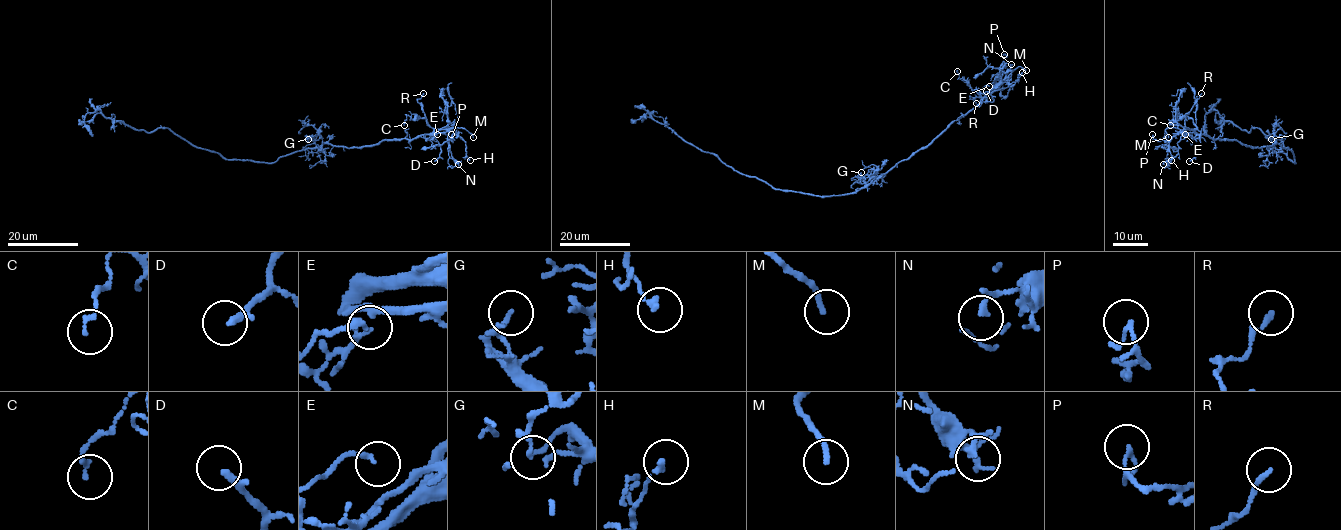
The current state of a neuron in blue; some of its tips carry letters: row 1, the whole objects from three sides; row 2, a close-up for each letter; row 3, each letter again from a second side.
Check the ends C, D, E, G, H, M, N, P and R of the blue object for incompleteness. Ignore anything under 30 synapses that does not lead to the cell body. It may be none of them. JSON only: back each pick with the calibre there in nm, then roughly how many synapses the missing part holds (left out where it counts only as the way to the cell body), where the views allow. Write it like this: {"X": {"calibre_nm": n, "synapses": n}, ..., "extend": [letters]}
{"M": {"calibre_nm": 160}, "extend": ["M"]}

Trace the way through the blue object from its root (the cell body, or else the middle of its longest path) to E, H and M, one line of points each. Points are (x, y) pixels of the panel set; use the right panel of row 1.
E: (1294, 156), (1278, 143), (1252, 148), (1236, 140), (1205, 134), (1191, 140), (1185, 134)
H: (1294, 156), (1278, 143), (1252, 148), (1236, 140), (1213, 139), (1192, 129), (1180, 129), (1178, 153), (1171, 160)
M: (1294, 156), (1289, 149), (1278, 143), (1252, 148), (1236, 140), (1213, 139), (1174, 127), (1165, 129), (1168, 137)

